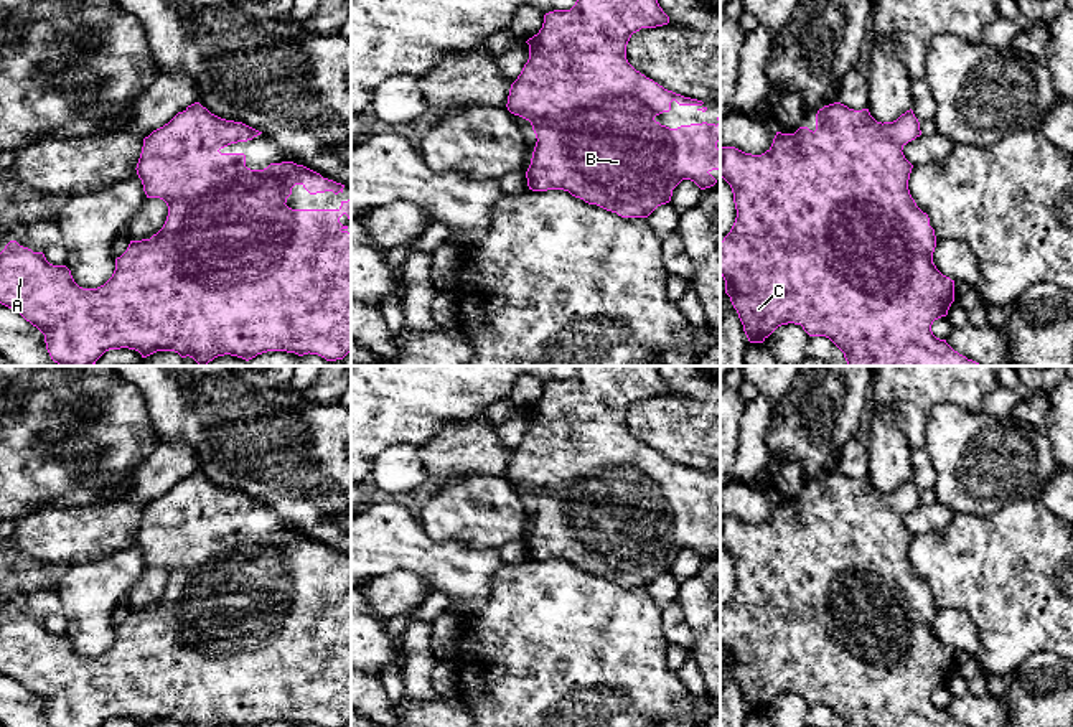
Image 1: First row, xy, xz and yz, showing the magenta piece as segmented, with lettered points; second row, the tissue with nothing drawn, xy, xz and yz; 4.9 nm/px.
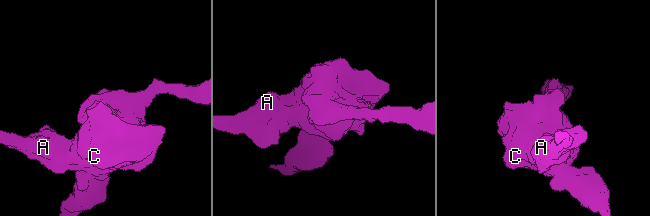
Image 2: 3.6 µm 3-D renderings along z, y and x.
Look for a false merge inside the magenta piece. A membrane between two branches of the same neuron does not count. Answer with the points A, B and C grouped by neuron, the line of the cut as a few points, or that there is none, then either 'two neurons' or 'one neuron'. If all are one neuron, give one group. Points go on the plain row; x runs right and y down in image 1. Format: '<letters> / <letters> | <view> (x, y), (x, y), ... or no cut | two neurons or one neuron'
A B C | no cut | one neuron

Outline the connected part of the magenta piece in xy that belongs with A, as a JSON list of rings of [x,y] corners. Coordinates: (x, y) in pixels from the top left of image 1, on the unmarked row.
[[[199,471],[178,481],[168,493],[153,500],[143,508],[142,523],[137,532],[137,544],[142,549],[147,567],[160,567],[168,575],[163,597],[150,608],[130,610],[127,620],[115,628],[112,646],[97,658],[79,656],[66,635],[53,635],[43,621],[33,621],[10,610],[0,621],[0,673],[18,681],[26,691],[45,704],[46,719],[51,727],[101,727],[109,719],[129,717],[147,727],[157,720],[175,720],[181,727],[218,727],[224,724],[237,727],[255,727],[267,720],[287,720],[298,725],[318,724],[321,727],[344,727],[351,722],[351,602],[340,592],[343,584],[351,589],[351,569],[341,570],[338,579],[292,579],[287,567],[295,554],[302,554],[310,564],[333,560],[343,562],[344,554],[323,547],[320,542],[293,531],[270,532],[264,539],[246,536],[244,523],[221,523],[219,519],[237,511],[247,511],[262,501],[234,490],[211,483]]]

